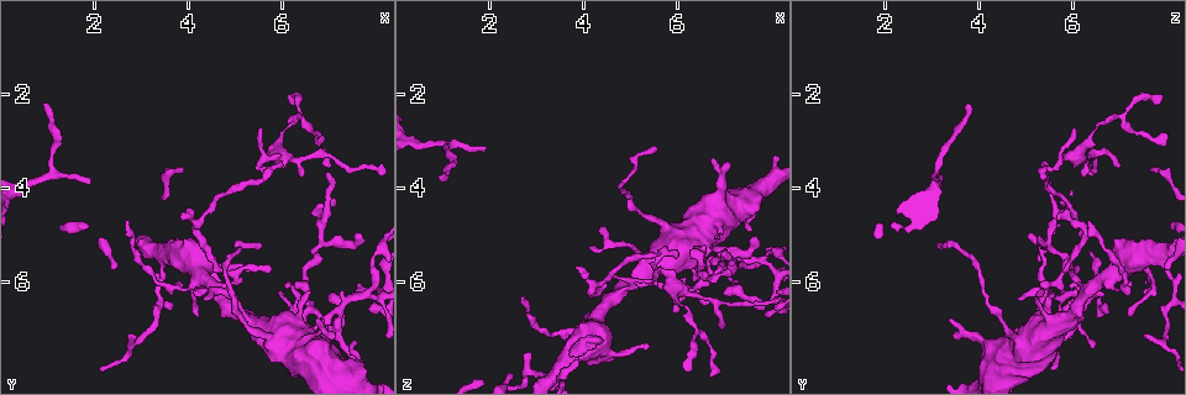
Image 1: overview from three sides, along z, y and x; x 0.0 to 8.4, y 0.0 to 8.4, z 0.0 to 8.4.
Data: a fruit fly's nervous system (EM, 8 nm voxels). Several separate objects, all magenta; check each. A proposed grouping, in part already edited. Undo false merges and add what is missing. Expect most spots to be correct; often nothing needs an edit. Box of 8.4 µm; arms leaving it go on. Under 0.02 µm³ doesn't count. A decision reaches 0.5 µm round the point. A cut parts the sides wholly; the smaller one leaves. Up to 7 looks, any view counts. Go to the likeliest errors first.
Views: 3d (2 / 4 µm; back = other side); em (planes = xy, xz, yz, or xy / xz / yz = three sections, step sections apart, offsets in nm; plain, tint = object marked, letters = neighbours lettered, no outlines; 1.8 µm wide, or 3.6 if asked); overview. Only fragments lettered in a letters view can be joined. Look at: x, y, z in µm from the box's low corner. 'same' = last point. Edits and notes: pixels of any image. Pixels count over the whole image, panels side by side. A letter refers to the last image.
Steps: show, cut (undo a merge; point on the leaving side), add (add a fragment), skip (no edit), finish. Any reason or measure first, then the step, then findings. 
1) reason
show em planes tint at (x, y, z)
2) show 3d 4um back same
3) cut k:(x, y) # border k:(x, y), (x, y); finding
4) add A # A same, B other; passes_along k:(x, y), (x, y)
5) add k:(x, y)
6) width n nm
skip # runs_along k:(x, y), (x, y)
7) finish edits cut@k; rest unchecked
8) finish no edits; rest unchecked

abrupt turn
show em planes letters at (5.45, 3.90, 5.45)

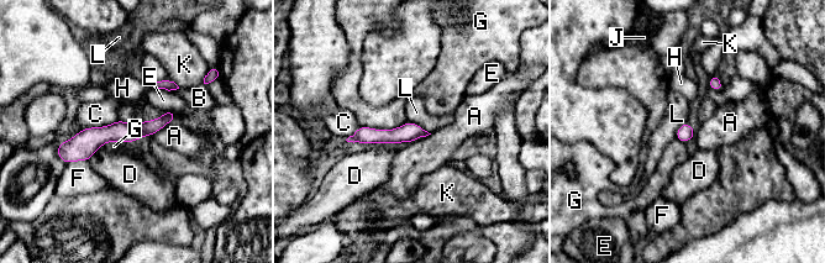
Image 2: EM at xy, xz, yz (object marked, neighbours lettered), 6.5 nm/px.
skip # A other, B other, C other, D other, E other, F other, G other, H other, J other, K other, L other; runs_along 2:(173, 115), (62, 148); one cell here

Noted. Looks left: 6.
small branch off a trunk
show 3d 2um at (3.60, 5.50, 7.75)

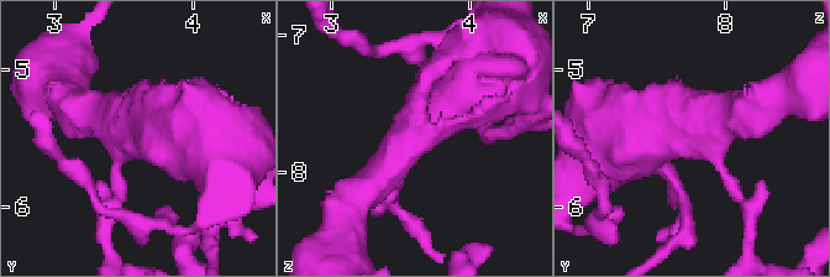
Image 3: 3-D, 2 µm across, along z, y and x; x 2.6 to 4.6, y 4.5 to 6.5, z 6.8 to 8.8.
arms 3; now the EM
show em planes tint at (3.56, 5.50, 7.74)

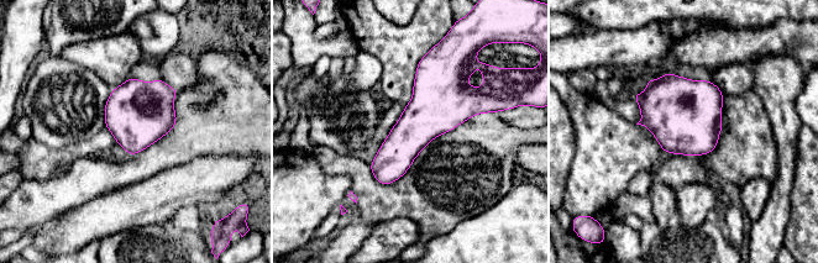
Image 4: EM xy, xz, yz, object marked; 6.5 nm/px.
show em planes letters same

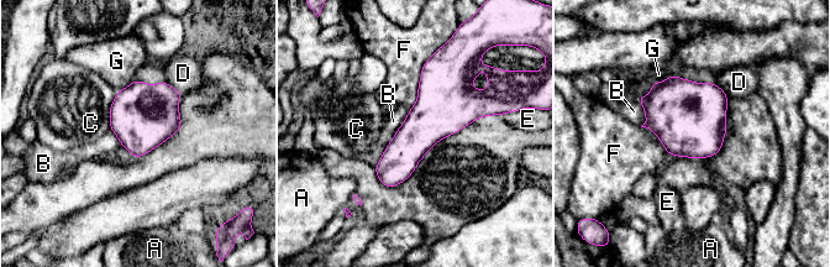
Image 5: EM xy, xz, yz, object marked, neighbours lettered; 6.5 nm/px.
skip # A other, B other, C other, D other, E other, F other, G other; border 5:(409, 110), (373, 167); continuous, no second cell

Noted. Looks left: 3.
abrupt turn
show 3d 2um back at (4.15, 4.95, 6.30)

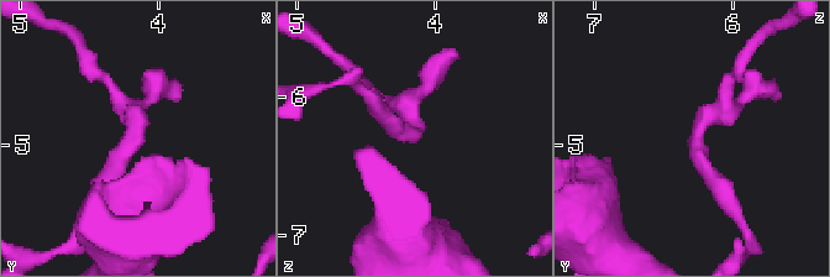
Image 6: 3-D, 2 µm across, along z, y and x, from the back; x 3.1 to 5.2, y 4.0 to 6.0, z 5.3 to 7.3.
show em planes tint at (4.20, 4.96, 6.28)

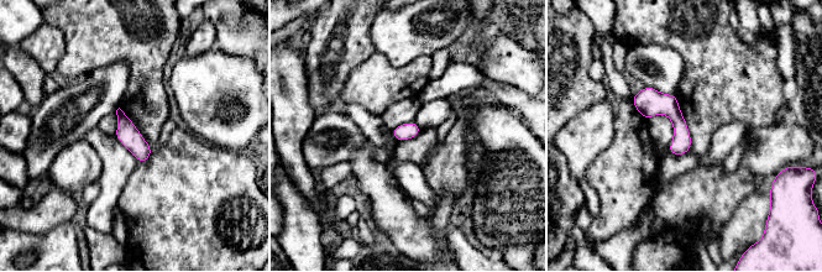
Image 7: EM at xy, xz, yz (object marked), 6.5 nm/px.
what lies round it
show em planes letters same

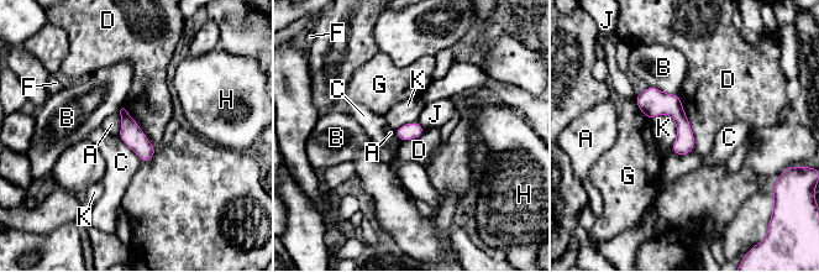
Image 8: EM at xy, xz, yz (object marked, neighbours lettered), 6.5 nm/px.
skip # A other, B other, C other, D other, F other, G other, H other, J other, K other; border 8:(680, 94), (694, 148); continuous, no second cell

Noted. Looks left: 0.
finish no edits; rest unchecked

